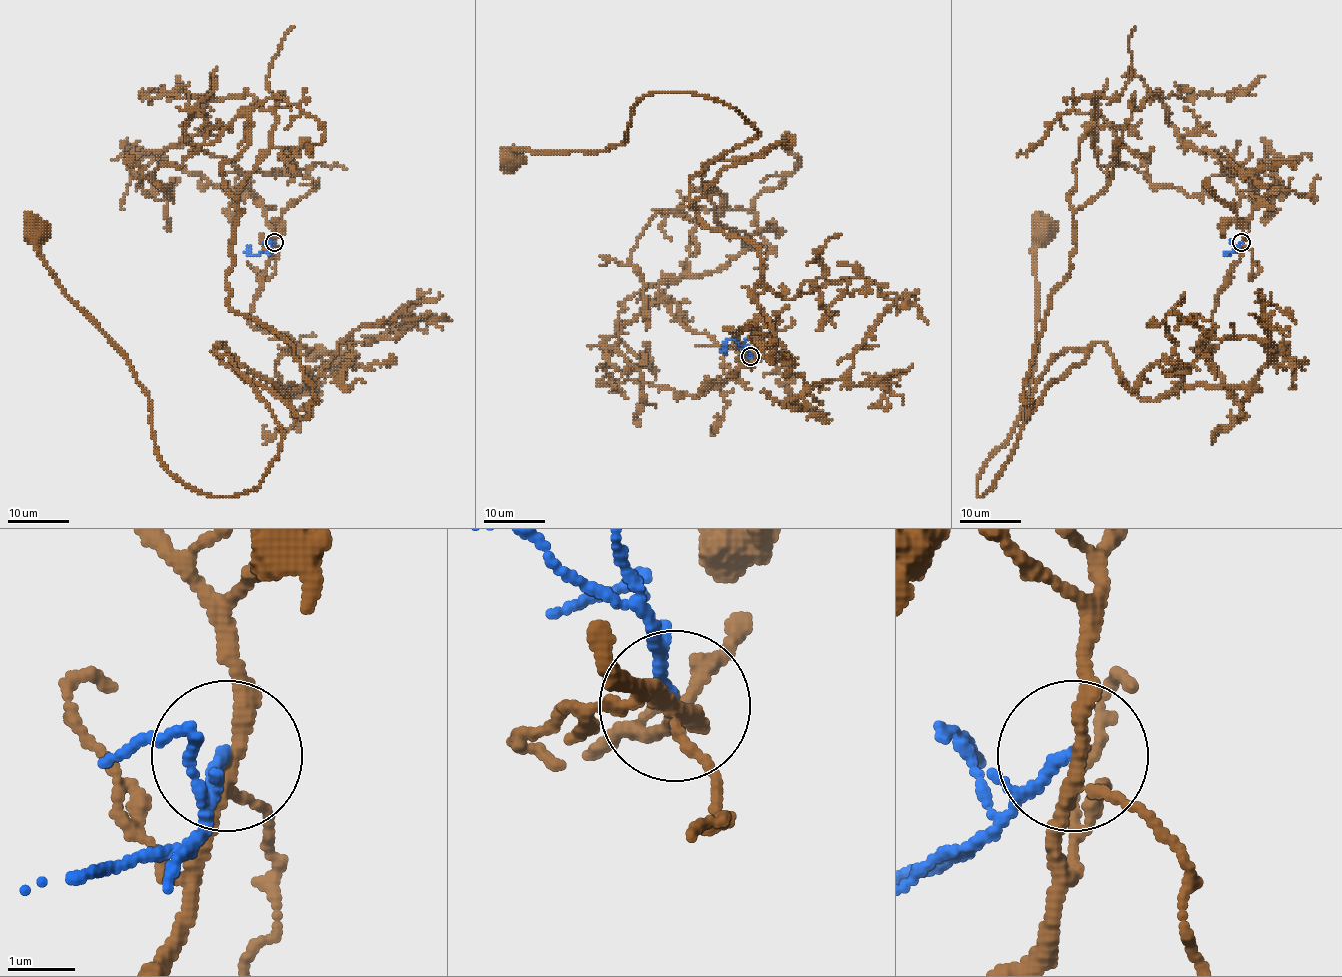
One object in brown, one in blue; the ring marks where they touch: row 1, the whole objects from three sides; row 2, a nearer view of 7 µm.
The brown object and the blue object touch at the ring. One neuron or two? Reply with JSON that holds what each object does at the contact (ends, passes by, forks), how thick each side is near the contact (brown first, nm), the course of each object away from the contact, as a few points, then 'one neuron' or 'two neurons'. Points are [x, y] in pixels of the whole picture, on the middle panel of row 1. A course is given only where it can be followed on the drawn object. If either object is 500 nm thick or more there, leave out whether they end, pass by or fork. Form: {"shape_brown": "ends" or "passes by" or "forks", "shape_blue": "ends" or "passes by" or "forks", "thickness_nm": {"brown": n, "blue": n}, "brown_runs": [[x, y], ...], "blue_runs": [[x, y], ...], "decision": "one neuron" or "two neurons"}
{"shape_brown": "forks", "shape_blue": "passes by", "thickness_nm": {"brown": 190, "blue": 130}, "brown_runs": [[750, 357], [724, 327], [792, 363], [759, 250], [688, 198], [738, 111], [645, 94], [512, 157]], "blue_runs": [[750, 357], [744, 346], [730, 340], [725, 344], [727, 354]], "decision": "two neurons"}

